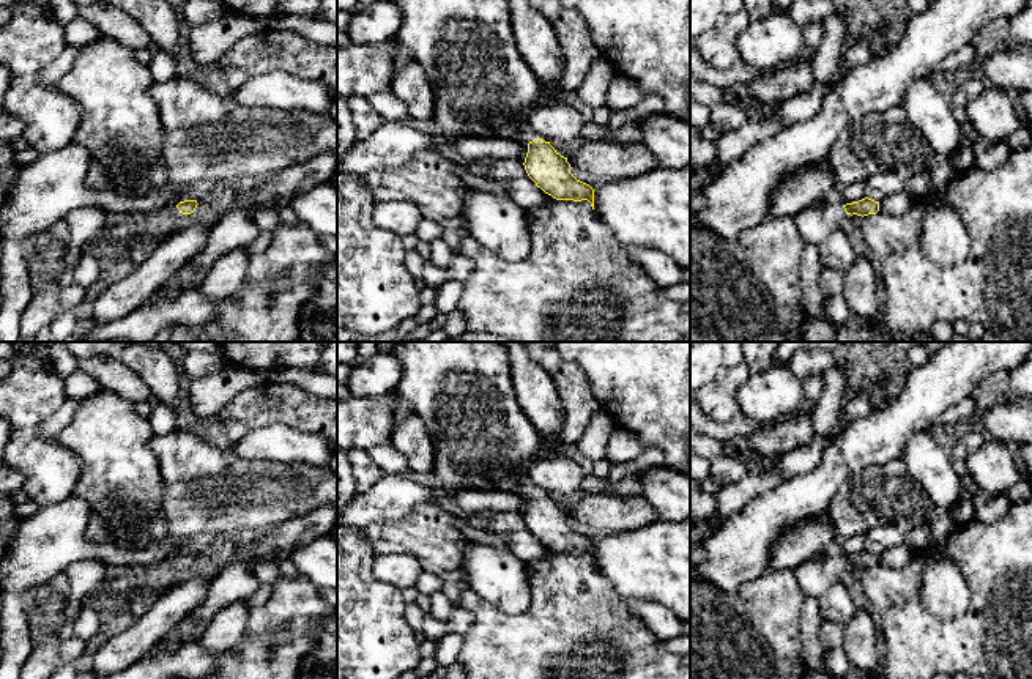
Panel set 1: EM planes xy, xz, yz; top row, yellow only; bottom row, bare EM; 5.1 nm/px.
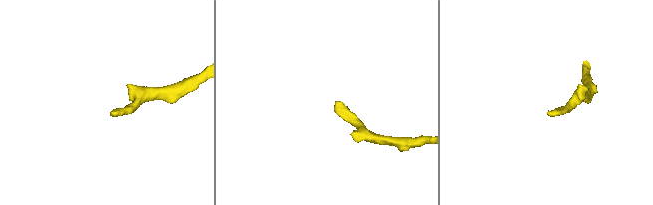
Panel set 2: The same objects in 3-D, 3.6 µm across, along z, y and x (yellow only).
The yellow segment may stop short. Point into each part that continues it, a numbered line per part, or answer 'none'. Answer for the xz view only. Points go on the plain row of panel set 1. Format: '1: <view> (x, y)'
1: xz (522, 474)

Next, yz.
1: yz (815, 578)

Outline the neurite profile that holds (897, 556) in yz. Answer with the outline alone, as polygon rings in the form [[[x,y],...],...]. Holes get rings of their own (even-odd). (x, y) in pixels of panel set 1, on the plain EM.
[[[906,544],[892,547],[892,548],[884,548],[884,551],[879,555],[879,564],[882,567],[889,569],[900,569],[906,566],[912,558],[911,550],[908,548]]]

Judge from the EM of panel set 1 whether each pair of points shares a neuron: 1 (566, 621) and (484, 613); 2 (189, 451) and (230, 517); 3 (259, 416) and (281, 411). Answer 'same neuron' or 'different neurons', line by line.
1: same neuron
2: different neurons
3: same neuron

